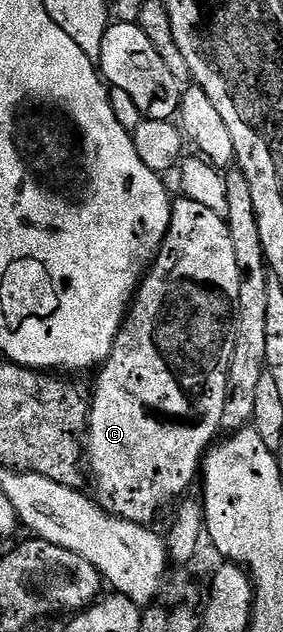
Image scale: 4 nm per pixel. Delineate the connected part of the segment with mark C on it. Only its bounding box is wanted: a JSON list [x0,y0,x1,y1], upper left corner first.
[84,197,240,525]

